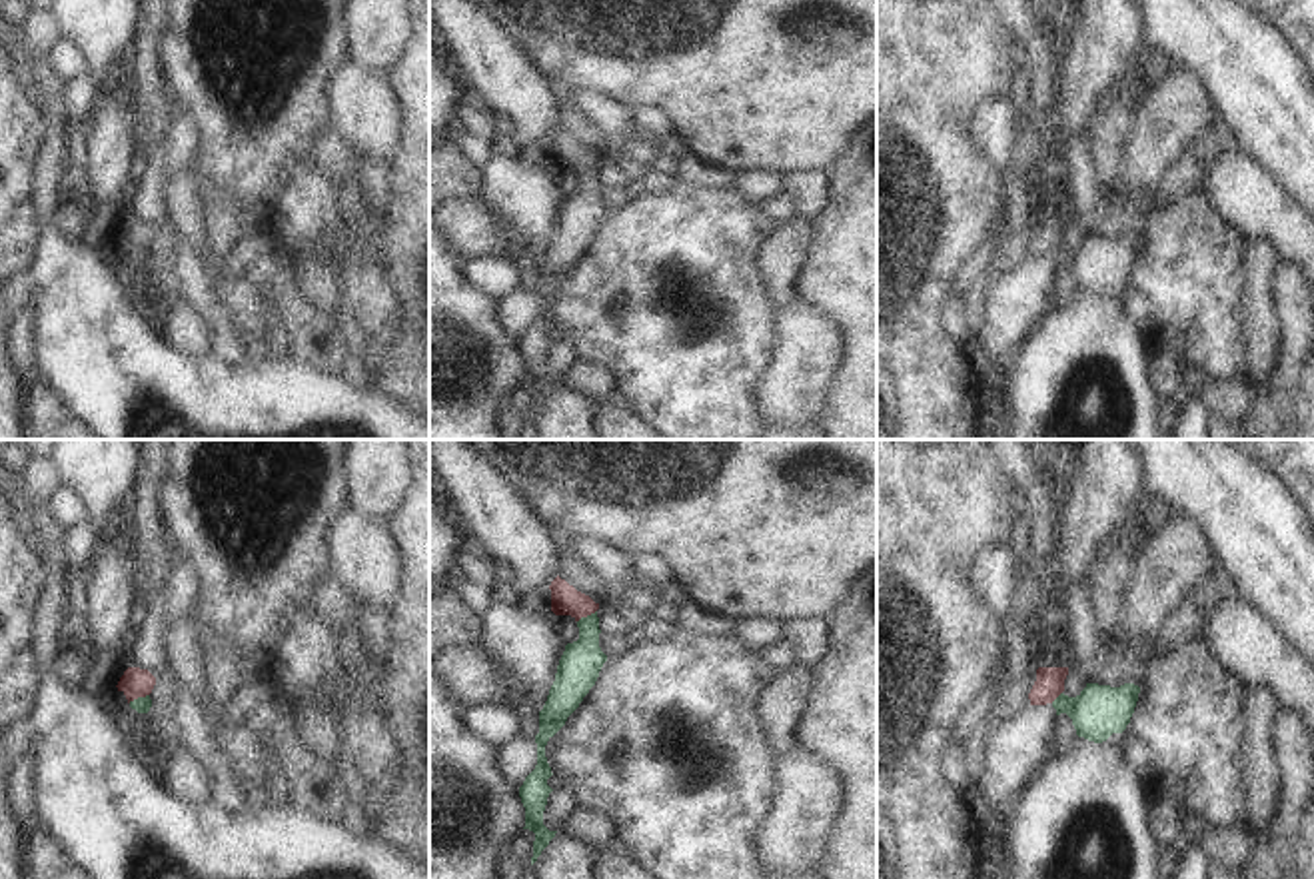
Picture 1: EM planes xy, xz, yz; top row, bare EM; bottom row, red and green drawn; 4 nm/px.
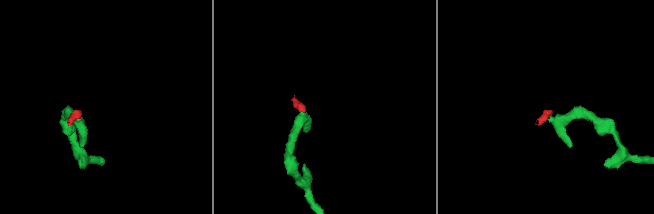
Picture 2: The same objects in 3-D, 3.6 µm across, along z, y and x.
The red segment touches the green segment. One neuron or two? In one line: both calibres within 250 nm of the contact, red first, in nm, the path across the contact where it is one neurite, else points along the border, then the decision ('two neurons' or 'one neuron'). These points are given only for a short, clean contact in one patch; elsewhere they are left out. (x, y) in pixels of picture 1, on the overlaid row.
120 nm thick on the red side, 60 nm on the other; runs through xy (136, 682), (138, 696), (142, 704); one neuron

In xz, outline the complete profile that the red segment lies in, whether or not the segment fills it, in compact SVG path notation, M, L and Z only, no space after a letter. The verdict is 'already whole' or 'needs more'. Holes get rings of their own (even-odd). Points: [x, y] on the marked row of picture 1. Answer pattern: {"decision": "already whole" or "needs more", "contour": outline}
{"decision": "needs more", "contour": "M559 575L551 581L551 611L555 615L571 615L579 627L579 639L565 645L559 659L555 681L547 701L539 711L537 765L519 787L519 797L525 807L525 827L535 833L531 865L549 845L557 831L543 825L547 797L553 791L547 779L553 775L545 757L547 741L565 725L567 717L579 707L583 697L595 685L607 655L599 647L599 617L589 595L577 591Z"}

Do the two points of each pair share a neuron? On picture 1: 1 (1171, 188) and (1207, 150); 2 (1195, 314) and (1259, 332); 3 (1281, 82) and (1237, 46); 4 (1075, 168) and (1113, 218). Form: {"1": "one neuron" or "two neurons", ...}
{"1": "one neuron", "2": "two neurons", "3": "one neuron", "4": "one neuron"}

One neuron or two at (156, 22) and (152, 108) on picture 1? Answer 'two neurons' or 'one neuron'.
one neuron

